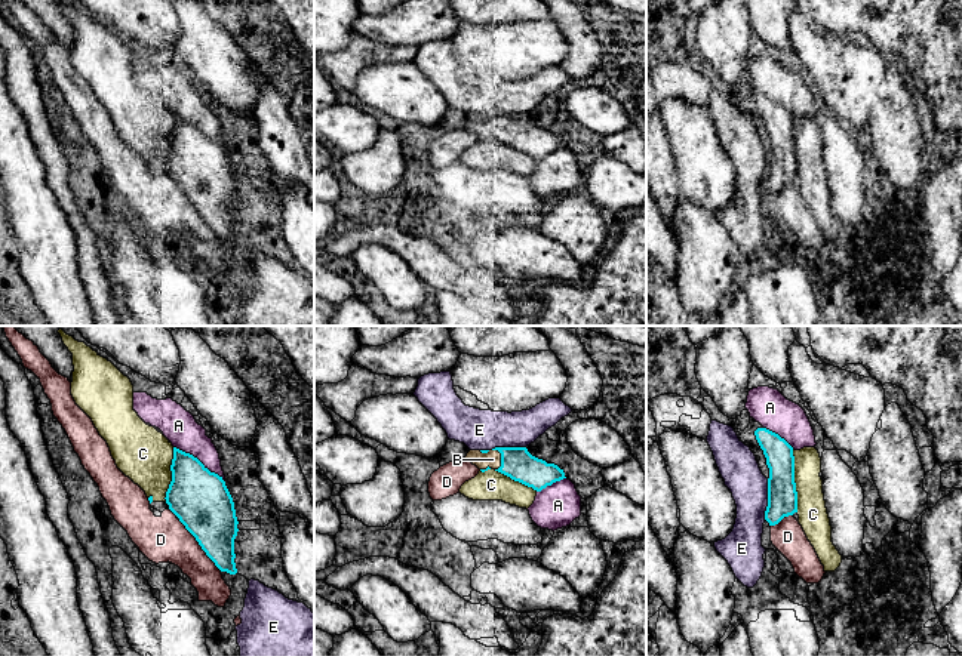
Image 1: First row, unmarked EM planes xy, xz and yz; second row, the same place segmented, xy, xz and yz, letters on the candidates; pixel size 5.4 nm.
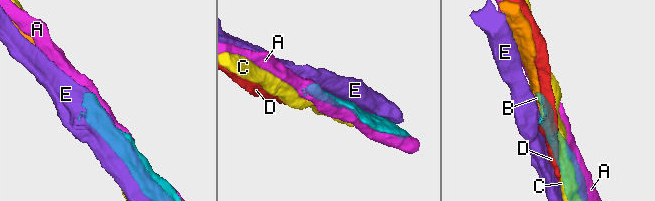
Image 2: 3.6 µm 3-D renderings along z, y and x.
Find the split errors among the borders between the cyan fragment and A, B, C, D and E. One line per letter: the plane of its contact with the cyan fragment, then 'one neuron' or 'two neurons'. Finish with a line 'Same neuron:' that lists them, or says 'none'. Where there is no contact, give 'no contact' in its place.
A: xy | two neurons
B: xz | one neuron
C: yz | two neurons
D: xy | two neurons
E: yz | two neurons
Same neuron: B

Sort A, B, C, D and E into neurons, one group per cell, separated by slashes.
A / B / C / D / E

